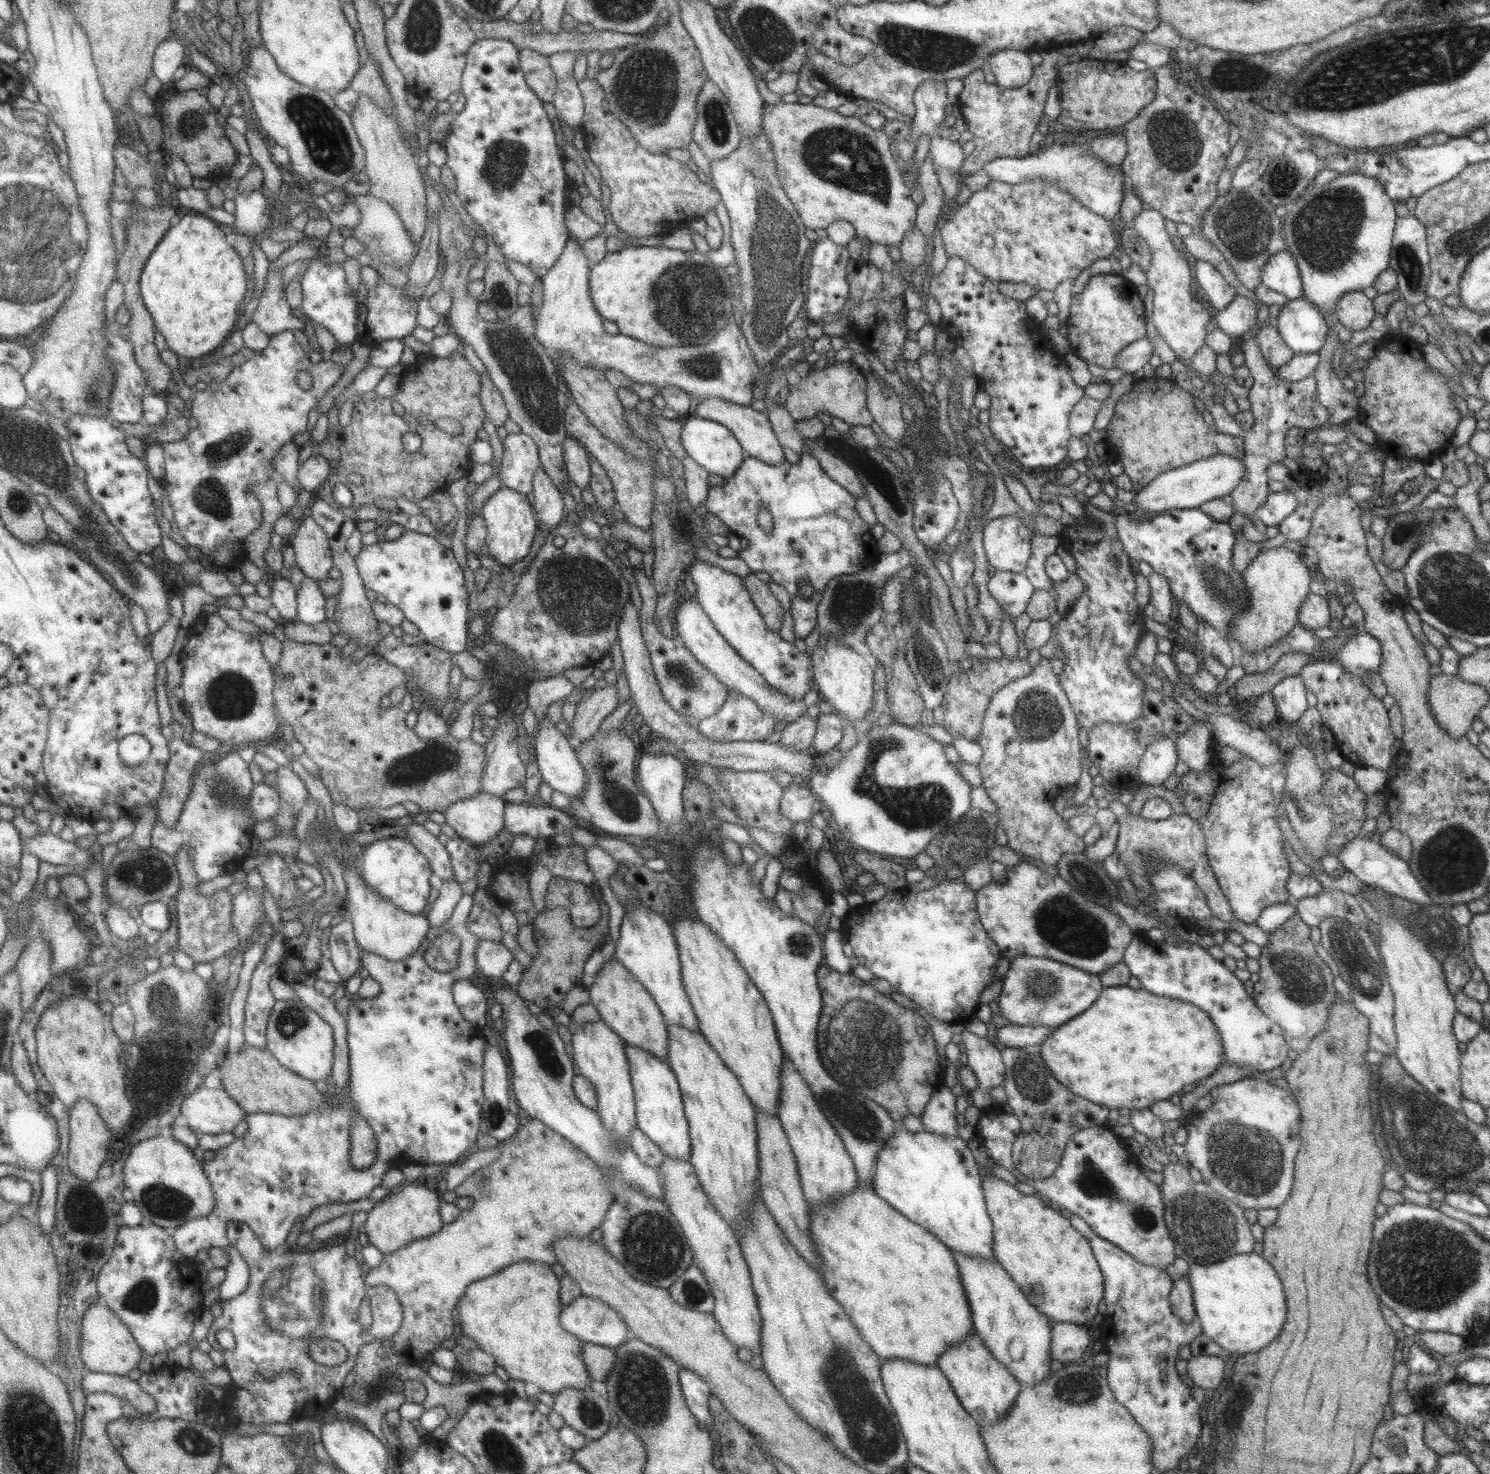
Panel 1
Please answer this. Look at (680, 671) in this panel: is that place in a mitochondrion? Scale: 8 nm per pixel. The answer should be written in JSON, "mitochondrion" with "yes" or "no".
{"mitochondrion":"yes"}

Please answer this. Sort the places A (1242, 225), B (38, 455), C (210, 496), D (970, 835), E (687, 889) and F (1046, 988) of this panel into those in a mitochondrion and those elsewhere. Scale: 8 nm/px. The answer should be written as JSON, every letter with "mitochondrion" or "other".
{"A":"mitochondrion","B":"mitochondrion","C":"mitochondrion","D":"mitochondrion","E":"other","F":"mitochondrion"}

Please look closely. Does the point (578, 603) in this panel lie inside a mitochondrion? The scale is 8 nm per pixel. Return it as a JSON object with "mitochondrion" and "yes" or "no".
{"mitochondrion":"yes"}

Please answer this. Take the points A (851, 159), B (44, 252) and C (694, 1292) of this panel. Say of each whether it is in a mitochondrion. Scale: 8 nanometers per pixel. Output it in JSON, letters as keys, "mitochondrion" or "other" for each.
{"A":"mitochondrion","B":"mitochondrion","C":"mitochondrion"}

